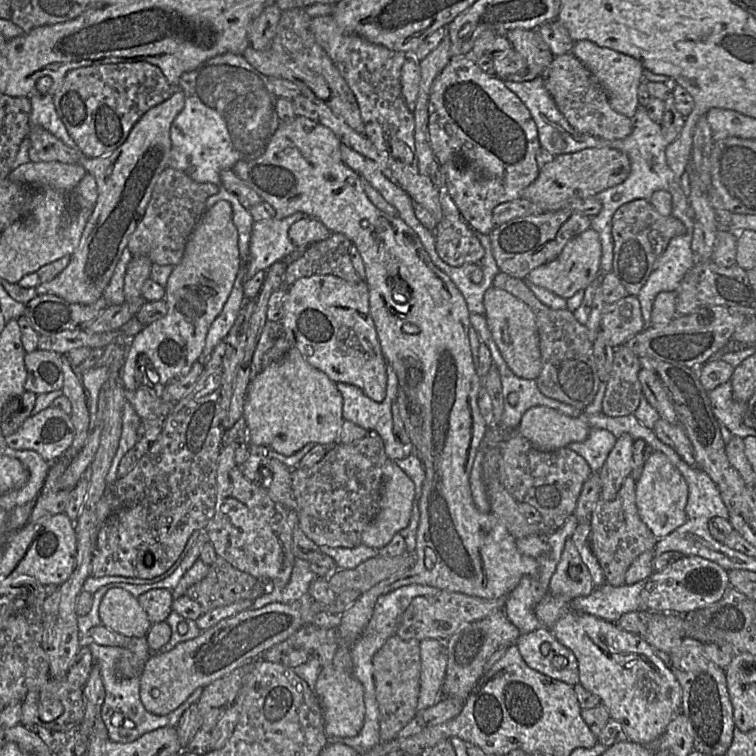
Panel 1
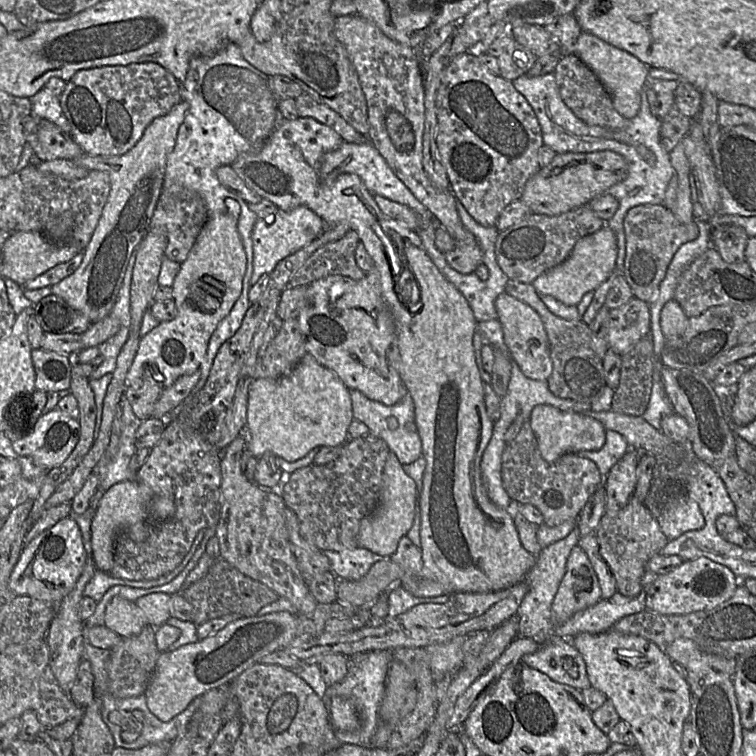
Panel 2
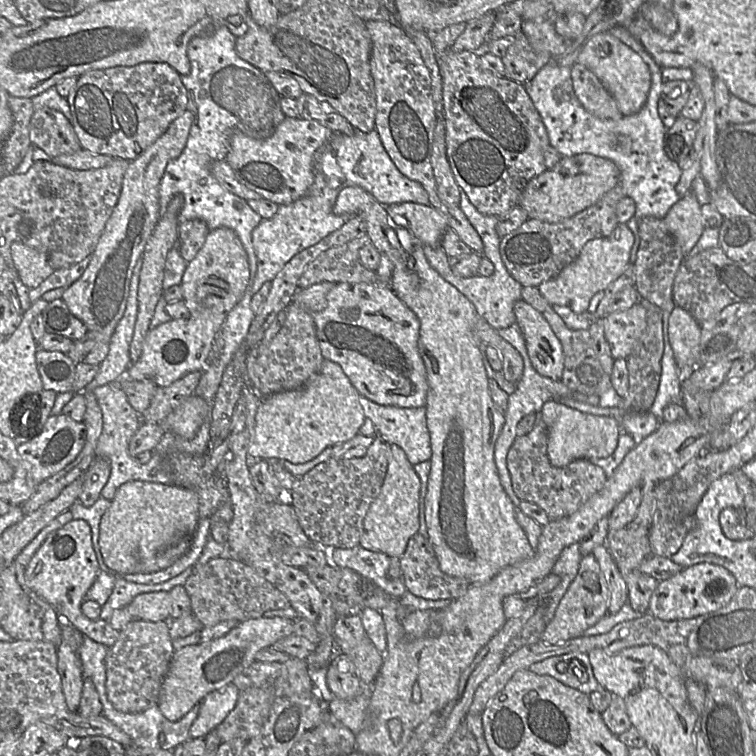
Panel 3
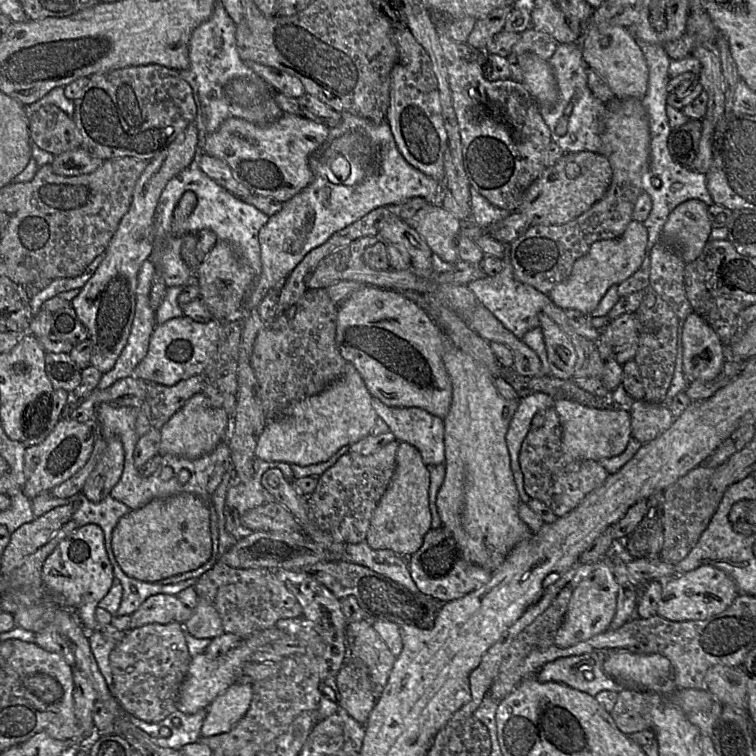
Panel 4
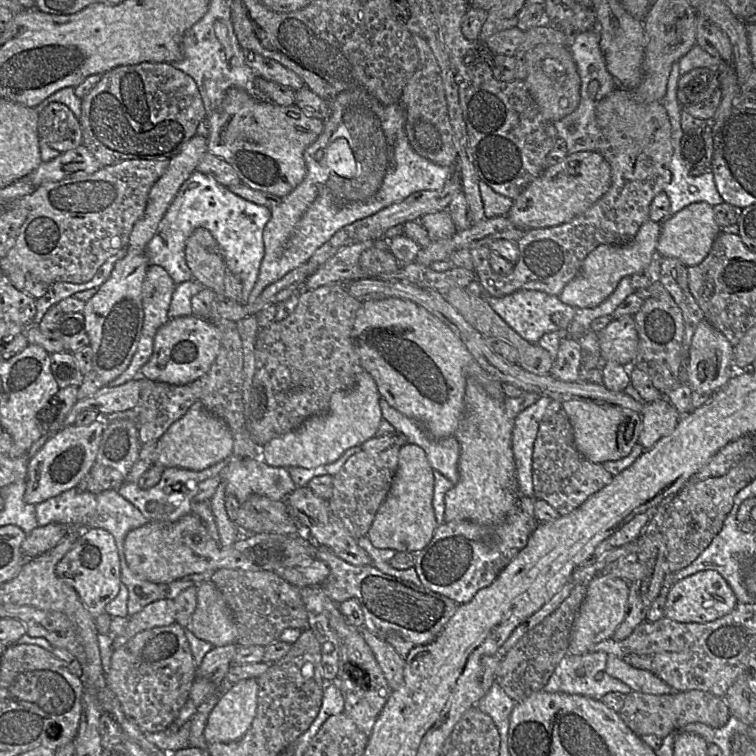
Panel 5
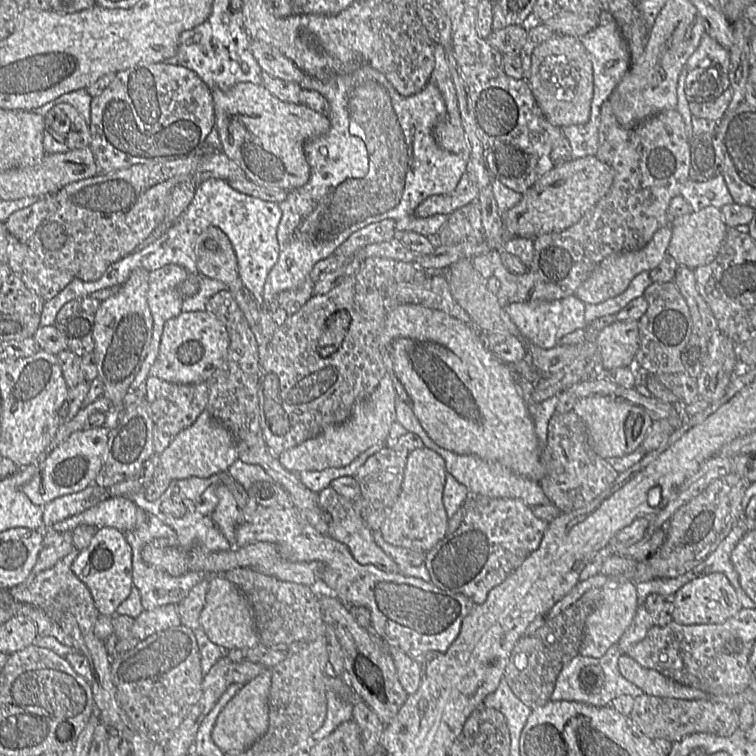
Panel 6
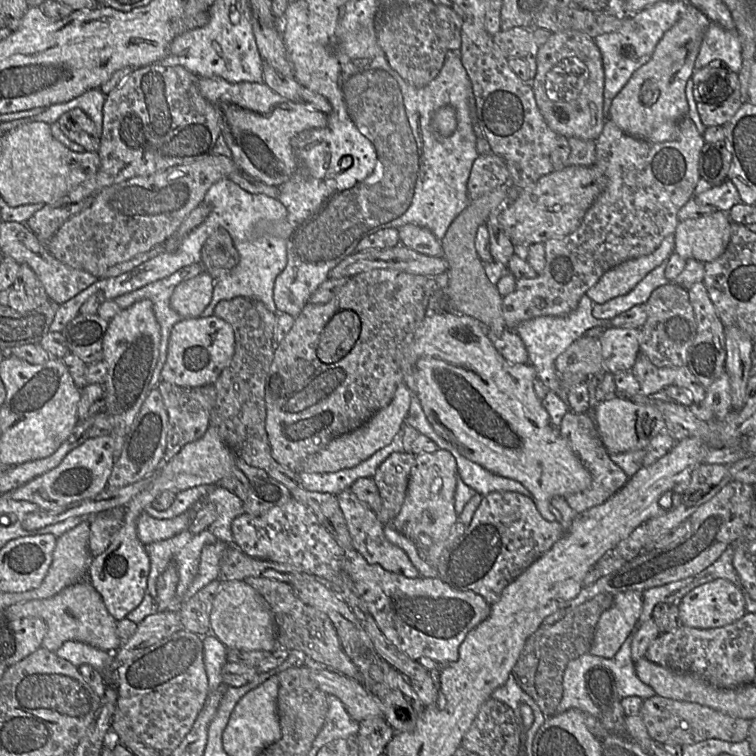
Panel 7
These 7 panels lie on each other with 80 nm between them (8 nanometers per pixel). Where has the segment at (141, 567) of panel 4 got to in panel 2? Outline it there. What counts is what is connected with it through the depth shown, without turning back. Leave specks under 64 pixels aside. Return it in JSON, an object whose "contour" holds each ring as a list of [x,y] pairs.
{"contour":[[[137,480],[118,482],[103,493],[91,522],[92,558],[97,569],[110,572],[114,566],[115,543],[120,534],[125,534],[136,542],[143,542],[148,537],[145,517],[152,496],[151,489]]]}

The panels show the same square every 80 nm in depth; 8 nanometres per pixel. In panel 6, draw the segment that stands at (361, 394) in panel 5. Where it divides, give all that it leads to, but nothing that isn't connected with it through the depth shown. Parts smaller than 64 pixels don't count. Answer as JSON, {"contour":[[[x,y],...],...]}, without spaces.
{"contour":[[[387,374],[373,393],[358,402],[350,417],[342,424],[326,428],[316,437],[282,452],[277,458],[287,470],[320,471],[327,468],[338,468],[349,465],[360,454],[376,444],[384,444],[388,439],[391,425],[395,420],[397,393],[394,383]]]}

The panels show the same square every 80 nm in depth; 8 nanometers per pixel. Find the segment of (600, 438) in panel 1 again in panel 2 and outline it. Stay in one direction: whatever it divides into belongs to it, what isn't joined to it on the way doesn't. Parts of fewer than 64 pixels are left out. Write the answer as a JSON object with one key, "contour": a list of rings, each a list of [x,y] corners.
{"contour":[[[607,430],[603,447],[595,451],[579,451],[577,454],[593,461],[603,477],[611,467],[627,452],[629,444],[625,438],[616,431]]]}

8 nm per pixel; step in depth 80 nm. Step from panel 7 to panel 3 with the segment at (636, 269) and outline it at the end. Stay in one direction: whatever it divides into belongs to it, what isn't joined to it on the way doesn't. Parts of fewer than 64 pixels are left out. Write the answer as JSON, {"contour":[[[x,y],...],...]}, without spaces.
{"contour":[[[619,223],[610,236],[588,241],[574,261],[567,265],[557,276],[544,281],[538,286],[539,292],[550,305],[566,306],[580,314],[588,312],[592,297],[609,287],[630,267],[634,240],[635,234],[627,223]]]}

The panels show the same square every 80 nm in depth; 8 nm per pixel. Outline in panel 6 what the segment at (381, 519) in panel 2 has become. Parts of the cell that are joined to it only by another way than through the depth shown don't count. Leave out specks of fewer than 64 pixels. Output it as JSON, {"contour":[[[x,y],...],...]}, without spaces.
{"contour":[[[426,447],[409,451],[400,494],[379,529],[387,543],[427,552],[447,535],[450,517],[443,504],[445,479],[445,461],[438,453]]]}

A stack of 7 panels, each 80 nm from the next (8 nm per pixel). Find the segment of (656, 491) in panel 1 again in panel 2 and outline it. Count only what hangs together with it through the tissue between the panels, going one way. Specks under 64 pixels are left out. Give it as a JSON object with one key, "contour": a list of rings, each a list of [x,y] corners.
{"contour":[[[685,490],[667,502],[656,520],[662,533],[669,540],[704,526],[704,517],[698,503],[691,500]]]}

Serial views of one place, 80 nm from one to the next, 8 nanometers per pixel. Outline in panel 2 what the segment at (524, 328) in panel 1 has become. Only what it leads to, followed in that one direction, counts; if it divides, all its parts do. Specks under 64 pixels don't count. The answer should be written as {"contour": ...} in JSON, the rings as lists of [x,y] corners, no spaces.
{"contour":[[[504,292],[495,301],[497,320],[503,330],[504,348],[521,372],[534,380],[547,380],[553,370],[549,341],[539,314],[528,304]]]}

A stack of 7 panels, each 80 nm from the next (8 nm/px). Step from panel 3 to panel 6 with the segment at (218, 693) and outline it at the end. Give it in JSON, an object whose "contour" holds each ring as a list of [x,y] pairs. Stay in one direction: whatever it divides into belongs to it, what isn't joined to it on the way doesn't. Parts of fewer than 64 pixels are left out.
{"contour":[[[266,669],[257,677],[242,685],[217,716],[212,730],[213,742],[224,753],[239,753],[251,747],[267,731],[269,726],[269,692],[271,672]]]}

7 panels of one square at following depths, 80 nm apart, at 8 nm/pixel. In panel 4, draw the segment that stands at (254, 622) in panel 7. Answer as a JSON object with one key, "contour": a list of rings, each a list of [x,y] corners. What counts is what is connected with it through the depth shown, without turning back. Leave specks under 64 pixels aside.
{"contour":[[[199,598],[190,617],[182,626],[184,633],[198,639],[212,640],[225,632],[217,610]]]}

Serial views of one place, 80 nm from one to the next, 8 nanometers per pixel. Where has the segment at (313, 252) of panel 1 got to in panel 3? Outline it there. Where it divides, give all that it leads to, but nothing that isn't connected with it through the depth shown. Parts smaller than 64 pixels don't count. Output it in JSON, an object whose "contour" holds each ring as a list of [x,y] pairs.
{"contour":[[[359,234],[345,244],[324,251],[308,264],[298,286],[303,289],[323,282],[378,282],[377,273],[365,268],[359,258],[359,250],[369,242],[367,234]]]}

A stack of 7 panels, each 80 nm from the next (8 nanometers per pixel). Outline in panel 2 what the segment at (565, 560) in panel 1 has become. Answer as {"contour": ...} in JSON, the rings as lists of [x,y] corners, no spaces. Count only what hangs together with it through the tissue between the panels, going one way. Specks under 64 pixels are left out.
{"contour":[[[575,546],[552,603],[554,627],[601,600],[598,577],[586,553]]]}

